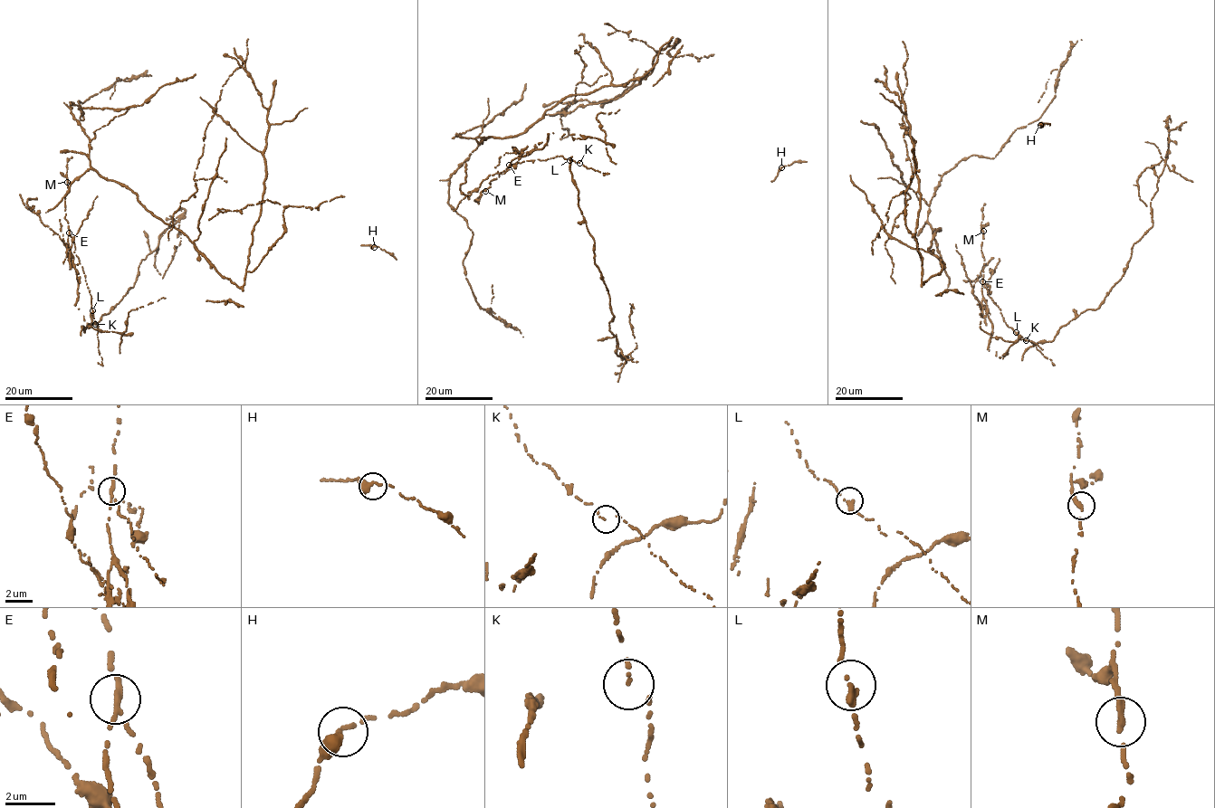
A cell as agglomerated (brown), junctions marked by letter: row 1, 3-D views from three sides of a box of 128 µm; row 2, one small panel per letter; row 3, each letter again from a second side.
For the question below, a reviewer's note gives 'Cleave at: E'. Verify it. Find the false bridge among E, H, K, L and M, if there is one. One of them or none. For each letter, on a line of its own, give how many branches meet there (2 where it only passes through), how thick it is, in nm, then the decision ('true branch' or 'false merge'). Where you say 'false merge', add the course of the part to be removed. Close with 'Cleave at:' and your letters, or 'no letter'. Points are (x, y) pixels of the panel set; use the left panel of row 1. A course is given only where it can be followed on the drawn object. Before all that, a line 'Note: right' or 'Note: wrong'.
Note: right
E: 2 | 260 nm | false merge
H: 2 | 360 nm | true branch
K: 2 | 70 nm | true branch
L: 2 | 260 nm | true branch
M: 2 | 240 nm | true branch
Cleave at: E

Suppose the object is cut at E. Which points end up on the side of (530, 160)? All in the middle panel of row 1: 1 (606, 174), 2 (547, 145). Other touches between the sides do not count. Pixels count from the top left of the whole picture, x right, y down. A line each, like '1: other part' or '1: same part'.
1: same part
2: other part

